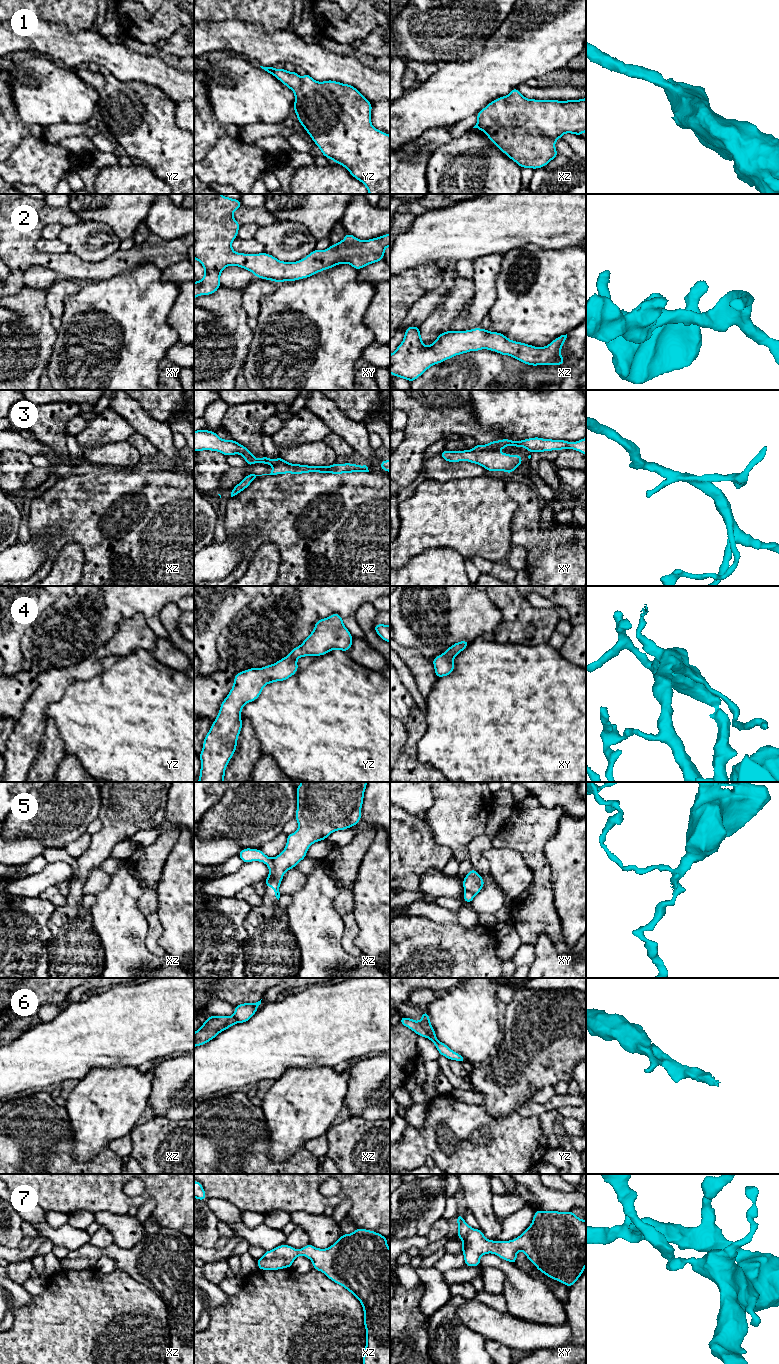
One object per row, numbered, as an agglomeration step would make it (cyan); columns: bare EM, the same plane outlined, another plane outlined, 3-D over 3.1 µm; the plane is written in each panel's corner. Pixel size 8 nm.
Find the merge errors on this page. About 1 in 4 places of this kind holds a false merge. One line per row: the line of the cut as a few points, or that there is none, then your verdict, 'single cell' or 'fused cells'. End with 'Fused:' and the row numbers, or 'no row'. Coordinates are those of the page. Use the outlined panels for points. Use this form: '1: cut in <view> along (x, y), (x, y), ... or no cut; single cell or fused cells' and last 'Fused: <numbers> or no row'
1: no cut; single cell
2: no cut; single cell
3: cut in xy along (472, 449), (494, 451); fused cells
4: no cut; single cell
5: cut in xz along (273, 859), (273, 877), (269, 879); fused cells
6: cut in yz along (419, 1022), (428, 1034), (437, 1040); fused cells
7: no cut; single cell
Fused: 3, 5, 6

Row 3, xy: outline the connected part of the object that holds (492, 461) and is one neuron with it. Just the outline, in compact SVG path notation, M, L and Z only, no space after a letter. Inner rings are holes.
M443 450L441 456L448 462L468 461L484 467L488 471L505 471L508 474L514 472L516 467L522 464L521 455L510 455L495 451L448 451Z

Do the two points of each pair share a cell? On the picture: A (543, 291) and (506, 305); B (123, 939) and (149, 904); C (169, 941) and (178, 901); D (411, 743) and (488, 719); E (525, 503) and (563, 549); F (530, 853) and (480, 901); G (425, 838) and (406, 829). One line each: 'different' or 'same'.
A: same
B: different
C: same
D: different
E: same
F: different
G: same

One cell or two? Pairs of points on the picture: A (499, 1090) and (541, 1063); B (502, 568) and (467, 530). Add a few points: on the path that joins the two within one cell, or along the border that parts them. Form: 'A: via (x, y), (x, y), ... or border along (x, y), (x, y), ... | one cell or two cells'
A: via (509, 1084), (531, 1063) | one cell
B: border along (474, 557), (504, 562) | two cells

